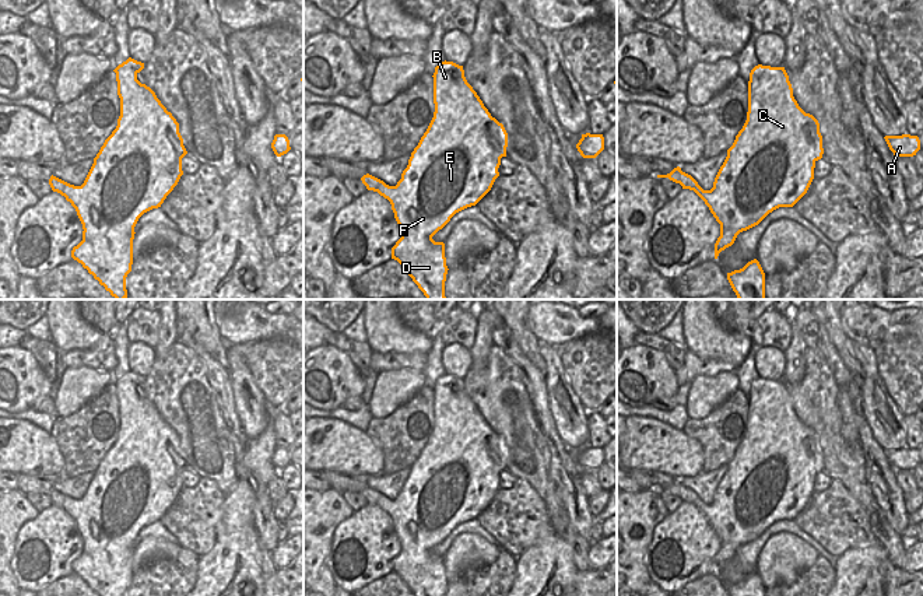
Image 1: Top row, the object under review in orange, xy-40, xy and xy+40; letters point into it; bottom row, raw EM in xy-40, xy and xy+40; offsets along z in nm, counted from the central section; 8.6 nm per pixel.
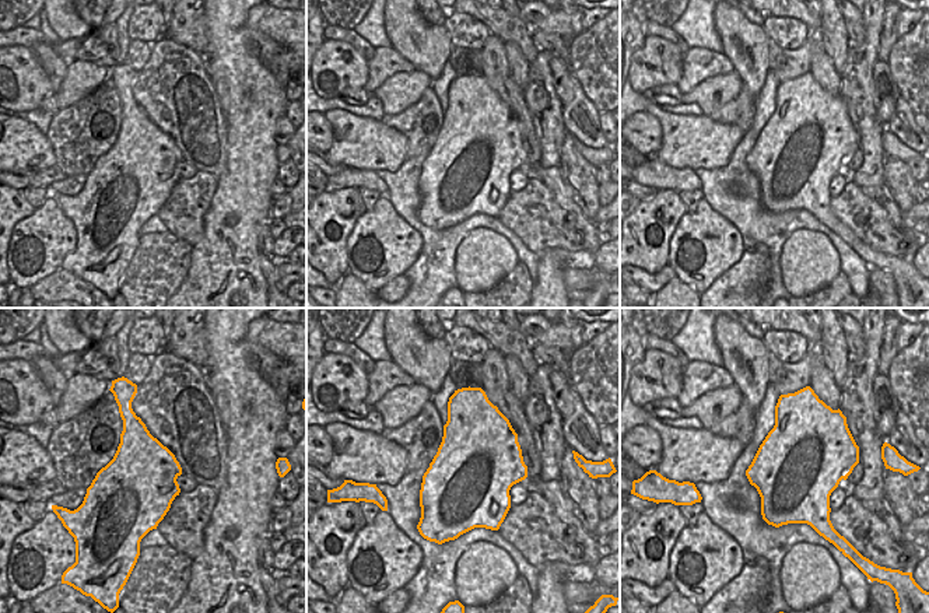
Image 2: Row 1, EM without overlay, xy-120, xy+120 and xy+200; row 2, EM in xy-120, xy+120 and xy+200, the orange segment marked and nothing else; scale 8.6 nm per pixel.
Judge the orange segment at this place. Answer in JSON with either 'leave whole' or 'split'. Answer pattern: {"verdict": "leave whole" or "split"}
{"verdict": "leave whole"}

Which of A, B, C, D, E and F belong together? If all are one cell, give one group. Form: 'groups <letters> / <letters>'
groups A B C D E F

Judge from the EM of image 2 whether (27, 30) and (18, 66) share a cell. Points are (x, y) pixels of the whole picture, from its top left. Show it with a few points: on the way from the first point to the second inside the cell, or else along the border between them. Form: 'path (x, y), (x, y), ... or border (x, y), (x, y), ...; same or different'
border (14, 45), (30, 48); different

